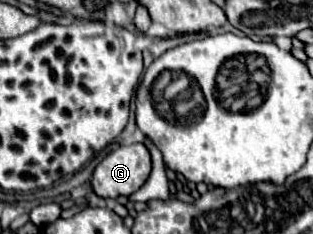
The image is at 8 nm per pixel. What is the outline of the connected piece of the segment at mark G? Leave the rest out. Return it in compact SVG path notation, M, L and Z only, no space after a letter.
M143 143L121 145L109 153L91 177L93 191L99 197L115 199L135 193L151 173L151 155Z

